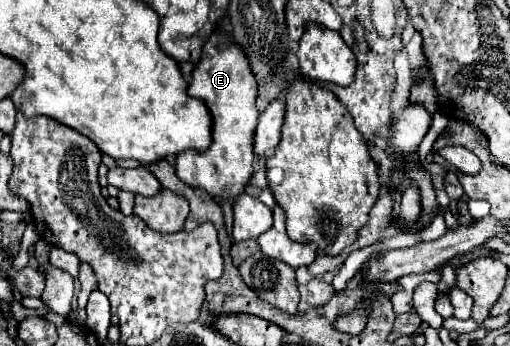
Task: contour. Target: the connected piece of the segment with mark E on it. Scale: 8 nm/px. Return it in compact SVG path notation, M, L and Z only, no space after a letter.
M221 32L207 40L203 58L195 66L193 80L189 82L189 94L201 98L213 116L213 144L205 152L187 150L177 154L177 176L187 186L205 190L211 196L223 198L223 194L229 194L231 198L237 198L245 192L245 186L253 176L253 132L259 122L255 106L257 82L243 54L239 54Z

